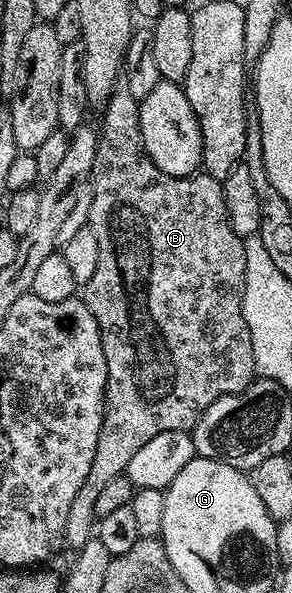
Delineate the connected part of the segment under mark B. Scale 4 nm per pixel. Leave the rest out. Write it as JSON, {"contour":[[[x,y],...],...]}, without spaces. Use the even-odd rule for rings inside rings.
{"contour":[[[123,86],[114,88],[111,98],[105,103],[103,120],[99,123],[97,134],[97,149],[95,150],[95,166],[91,177],[93,189],[93,201],[91,202],[91,214],[88,226],[94,231],[95,239],[99,246],[99,262],[96,263],[95,274],[83,288],[85,305],[91,310],[101,327],[101,341],[103,342],[103,358],[107,358],[107,386],[105,387],[105,413],[103,414],[103,426],[99,430],[99,442],[95,446],[95,458],[91,462],[91,470],[79,486],[79,494],[71,502],[71,511],[67,513],[67,526],[63,537],[66,545],[70,544],[73,550],[81,548],[95,536],[95,502],[103,491],[103,486],[111,482],[111,478],[124,473],[127,462],[155,434],[163,434],[167,430],[179,430],[189,432],[197,425],[197,419],[219,398],[230,396],[236,392],[242,392],[247,385],[255,379],[255,354],[251,350],[251,330],[247,330],[247,318],[243,318],[243,290],[245,289],[245,271],[247,270],[247,254],[245,253],[245,240],[235,230],[231,230],[231,222],[227,218],[227,206],[221,189],[222,181],[214,176],[194,174],[191,176],[172,176],[163,174],[155,162],[147,154],[143,146],[143,138],[139,130],[139,110],[141,105],[133,97],[131,90]]]}

